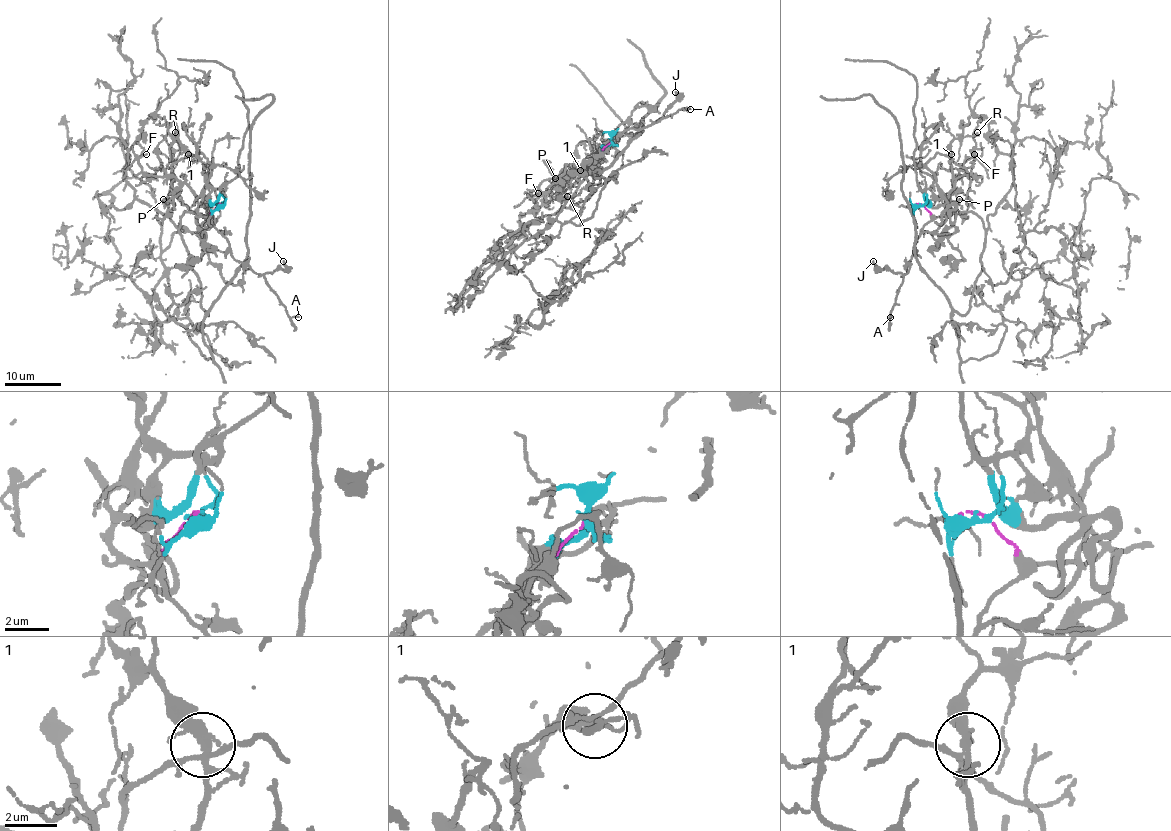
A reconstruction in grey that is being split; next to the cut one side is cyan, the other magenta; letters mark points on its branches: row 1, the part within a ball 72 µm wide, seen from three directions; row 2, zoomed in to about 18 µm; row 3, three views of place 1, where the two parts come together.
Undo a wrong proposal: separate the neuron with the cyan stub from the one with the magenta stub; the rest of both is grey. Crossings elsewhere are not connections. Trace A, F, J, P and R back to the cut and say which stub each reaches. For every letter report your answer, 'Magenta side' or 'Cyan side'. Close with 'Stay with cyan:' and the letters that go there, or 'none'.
A: Magenta side
F: Cyan side
J: Magenta side
P: Cyan side
R: Cyan side
Stay with cyan: F, P, R

